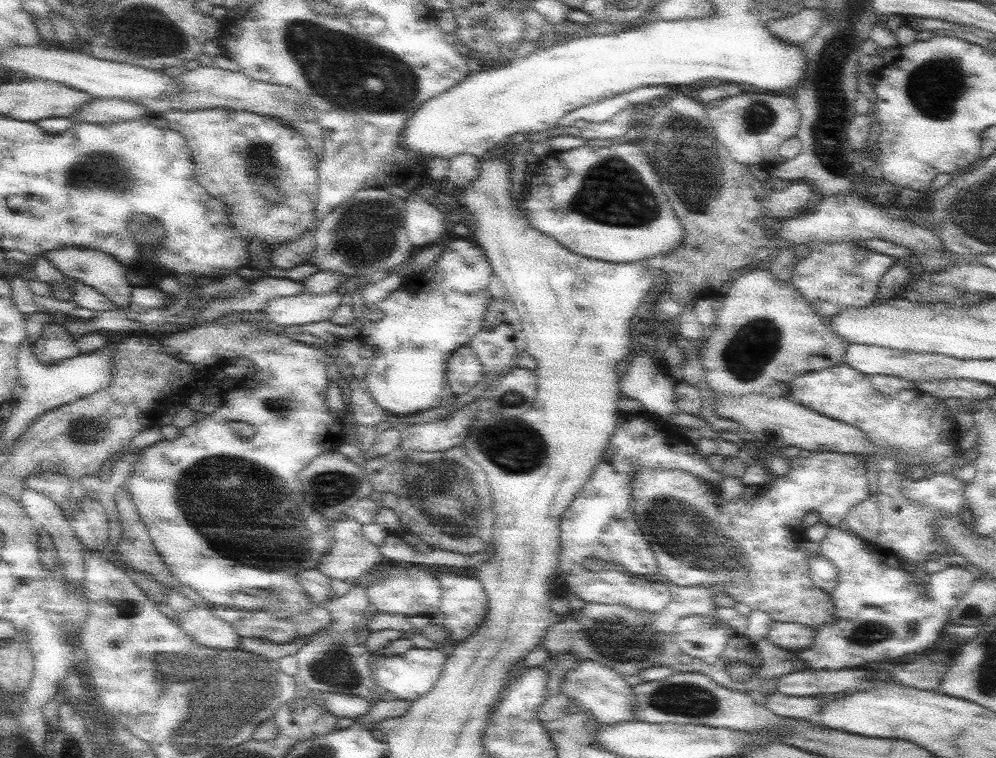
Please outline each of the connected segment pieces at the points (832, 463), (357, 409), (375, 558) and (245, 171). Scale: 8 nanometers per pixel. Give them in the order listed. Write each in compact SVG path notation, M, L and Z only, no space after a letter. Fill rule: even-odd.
M818 452L806 453L798 459L792 461L792 470L784 476L775 477L773 486L769 487L764 495L764 489L756 493L751 501L744 500L743 495L740 495L738 500L725 501L722 499L720 492L714 492L704 481L696 479L694 475L678 469L662 470L650 469L648 467L634 467L634 481L632 481L632 508L634 508L634 518L641 526L642 532L645 534L646 540L649 540L650 546L653 548L653 553L657 558L659 564L658 578L663 581L671 582L677 586L698 586L702 588L710 588L712 593L718 594L720 592L730 595L736 602L743 602L747 604L751 610L763 610L768 612L776 622L781 623L798 623L801 625L810 626L814 629L821 628L825 624L834 623L837 621L837 610L835 609L835 602L830 593L824 592L822 588L818 588L812 581L809 572L809 555L806 549L809 538L807 535L807 528L804 526L804 518L812 512L819 515L819 522L828 526L837 526L842 519L846 519L846 515L854 508L854 506L864 502L874 492L874 488L869 485L869 478L866 473L866 464L858 458L854 458L852 454L842 454L838 452Z
M352 374L348 381L351 390L350 406L355 421L362 426L376 427L382 420L386 420L388 412L372 398L365 378Z
M348 515L336 522L332 529L334 531L334 542L330 545L327 553L319 560L317 569L326 577L353 583L360 580L360 576L366 576L372 570L382 566L383 556L381 546L374 544L364 533L363 525L354 517Z
M226 108L195 109L194 111L166 112L168 126L186 138L194 161L199 183L218 200L227 204L232 226L244 239L258 239L272 250L278 245L292 243L307 230L315 230L319 197L319 156L301 132L294 132L272 117L254 112Z

